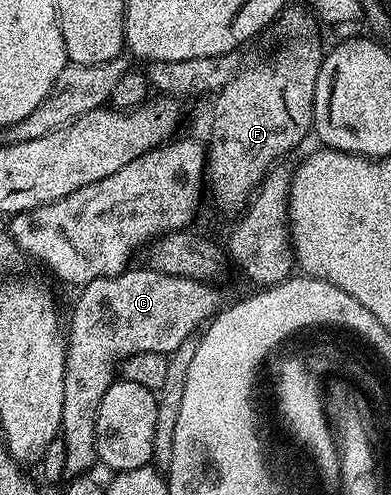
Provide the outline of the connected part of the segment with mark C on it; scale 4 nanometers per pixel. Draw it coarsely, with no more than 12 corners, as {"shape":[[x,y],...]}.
{"shape":[[143,269],[85,284],[65,336],[64,469],[95,466],[96,409],[130,355],[166,355],[223,306]]}

